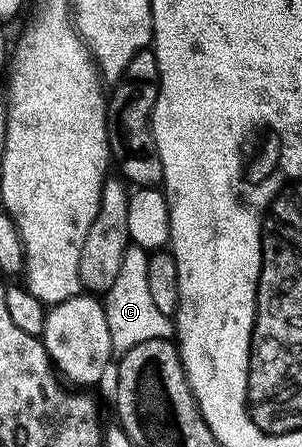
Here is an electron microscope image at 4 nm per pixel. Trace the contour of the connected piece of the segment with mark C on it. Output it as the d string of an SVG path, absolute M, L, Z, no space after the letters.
M130 244L126 247L118 276L104 300L113 351L123 354L145 340L165 337L168 318L156 308L149 293L147 251Z

